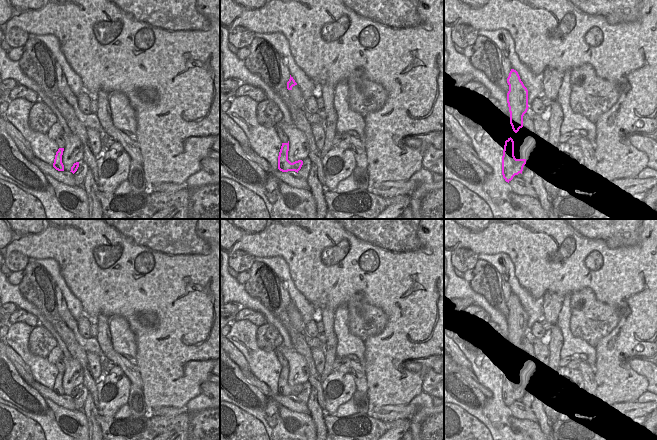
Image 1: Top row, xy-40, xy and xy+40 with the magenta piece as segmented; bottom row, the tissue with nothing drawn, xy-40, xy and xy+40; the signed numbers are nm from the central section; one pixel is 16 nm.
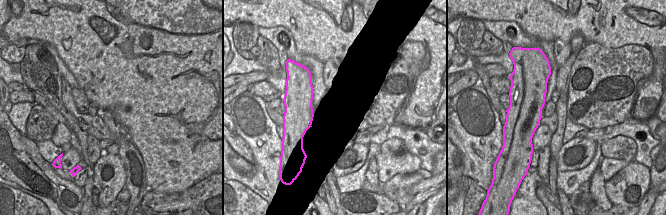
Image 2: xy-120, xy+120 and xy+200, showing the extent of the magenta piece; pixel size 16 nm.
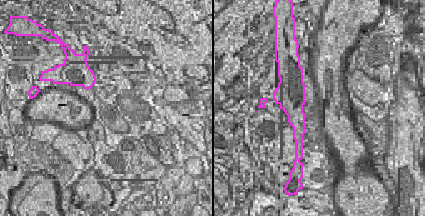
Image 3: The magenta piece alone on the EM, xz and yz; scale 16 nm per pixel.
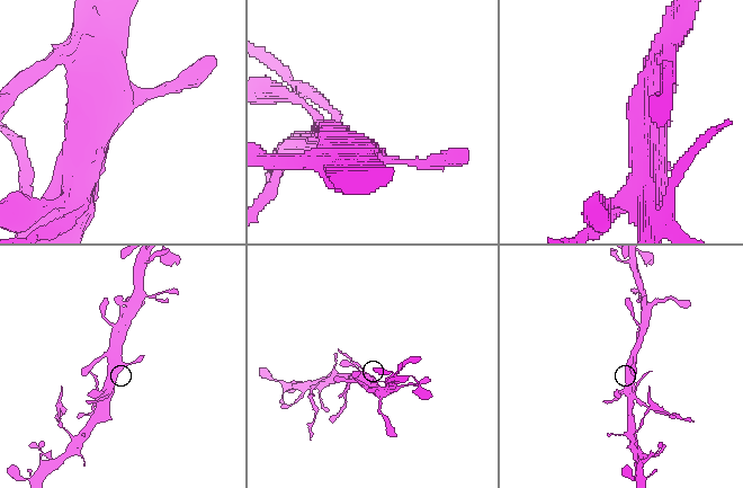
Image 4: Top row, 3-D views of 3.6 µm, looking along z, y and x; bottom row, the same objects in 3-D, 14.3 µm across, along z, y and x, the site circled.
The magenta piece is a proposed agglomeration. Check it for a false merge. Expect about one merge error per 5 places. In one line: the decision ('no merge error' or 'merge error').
no merge error

